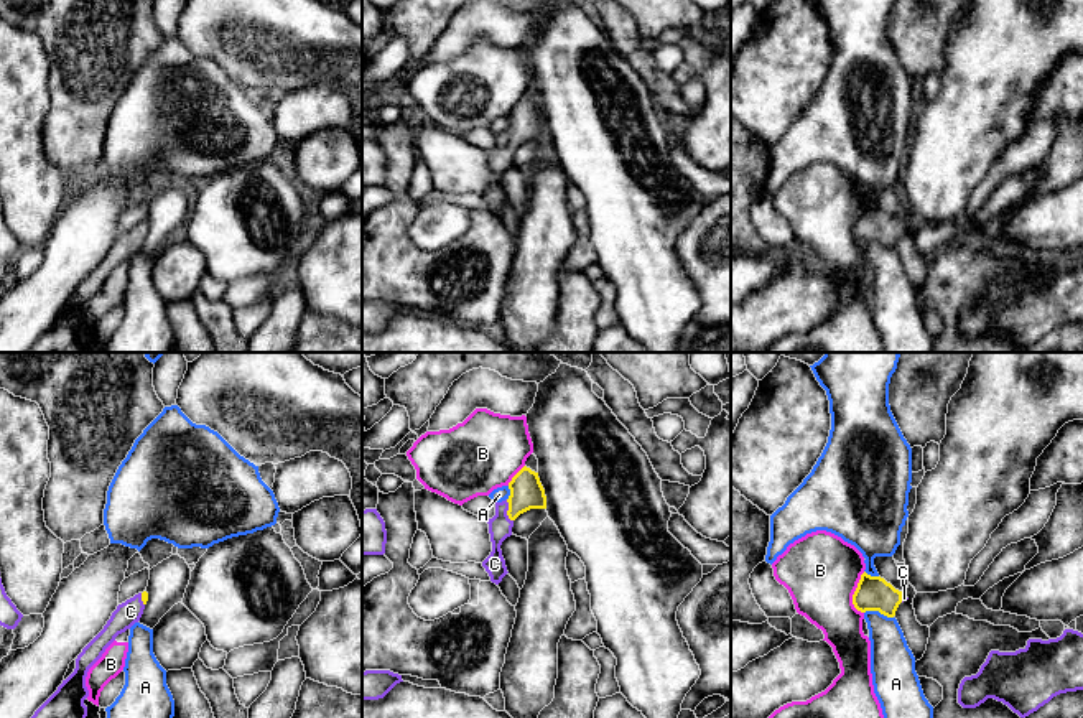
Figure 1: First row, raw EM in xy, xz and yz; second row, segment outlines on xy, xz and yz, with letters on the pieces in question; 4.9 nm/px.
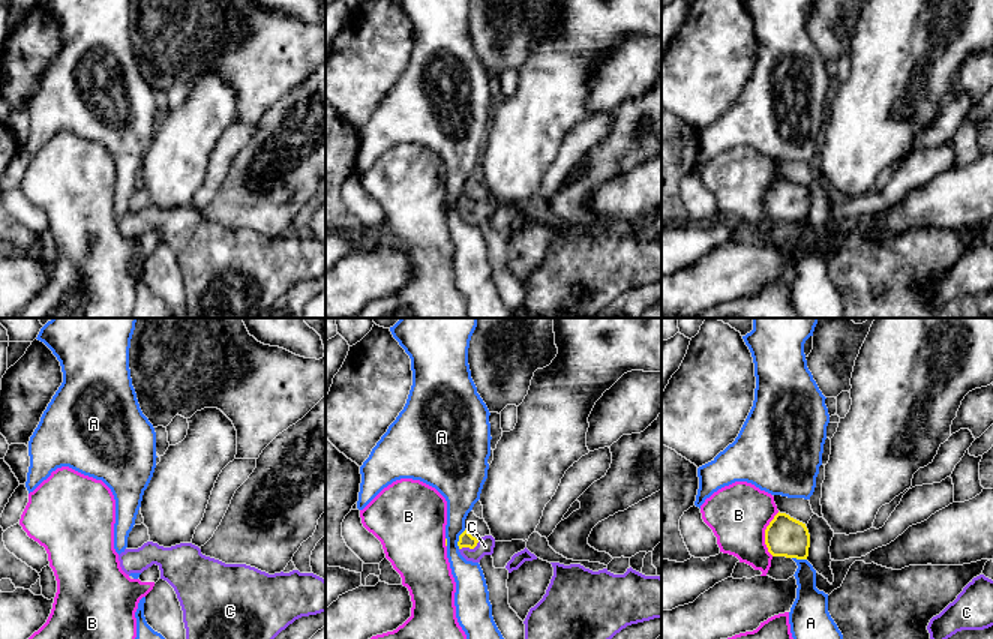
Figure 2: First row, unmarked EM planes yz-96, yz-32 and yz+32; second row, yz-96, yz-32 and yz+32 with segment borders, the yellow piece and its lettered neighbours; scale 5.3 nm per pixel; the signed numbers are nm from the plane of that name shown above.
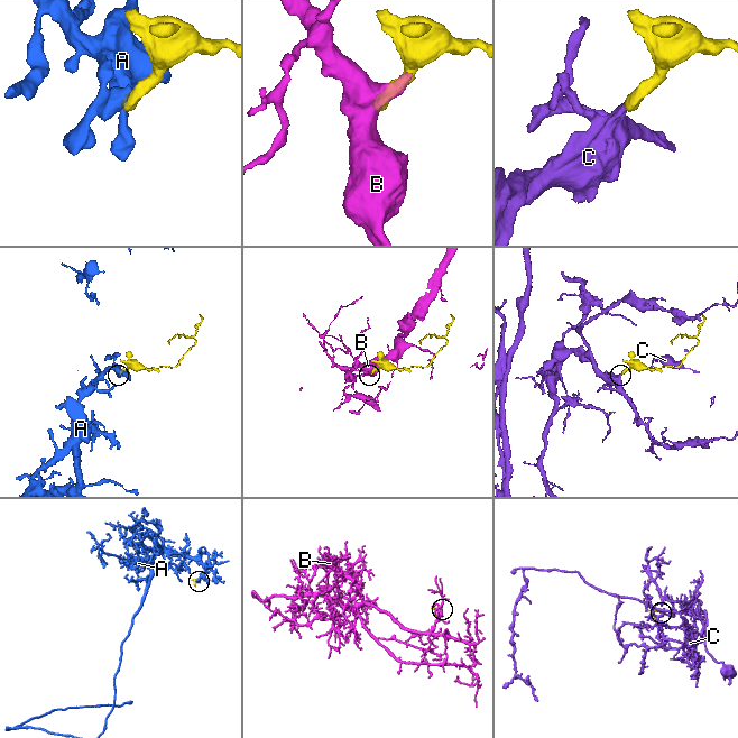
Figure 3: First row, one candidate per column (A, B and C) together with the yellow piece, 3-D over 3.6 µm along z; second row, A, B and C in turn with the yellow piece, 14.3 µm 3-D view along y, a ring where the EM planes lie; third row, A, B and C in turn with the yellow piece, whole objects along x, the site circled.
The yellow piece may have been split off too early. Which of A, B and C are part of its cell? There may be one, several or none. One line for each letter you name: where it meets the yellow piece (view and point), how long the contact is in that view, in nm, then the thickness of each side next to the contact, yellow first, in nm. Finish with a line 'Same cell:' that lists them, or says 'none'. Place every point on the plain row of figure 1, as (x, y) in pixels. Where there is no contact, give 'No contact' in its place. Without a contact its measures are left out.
C: Touches yellow at xz (507, 142). Shared border 120 nm. Thickness 160 nm (yellow) against 110 nm
Same cell: C

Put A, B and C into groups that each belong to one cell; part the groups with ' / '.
A / B / C

